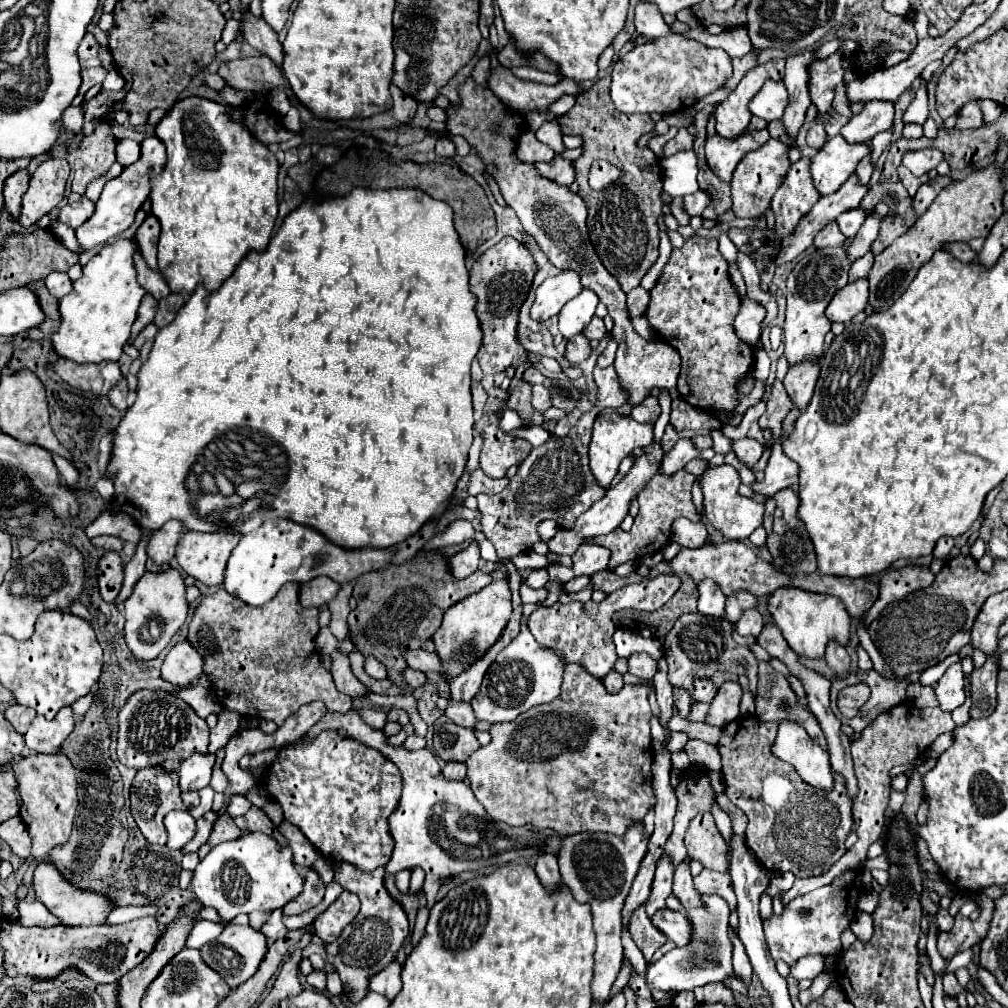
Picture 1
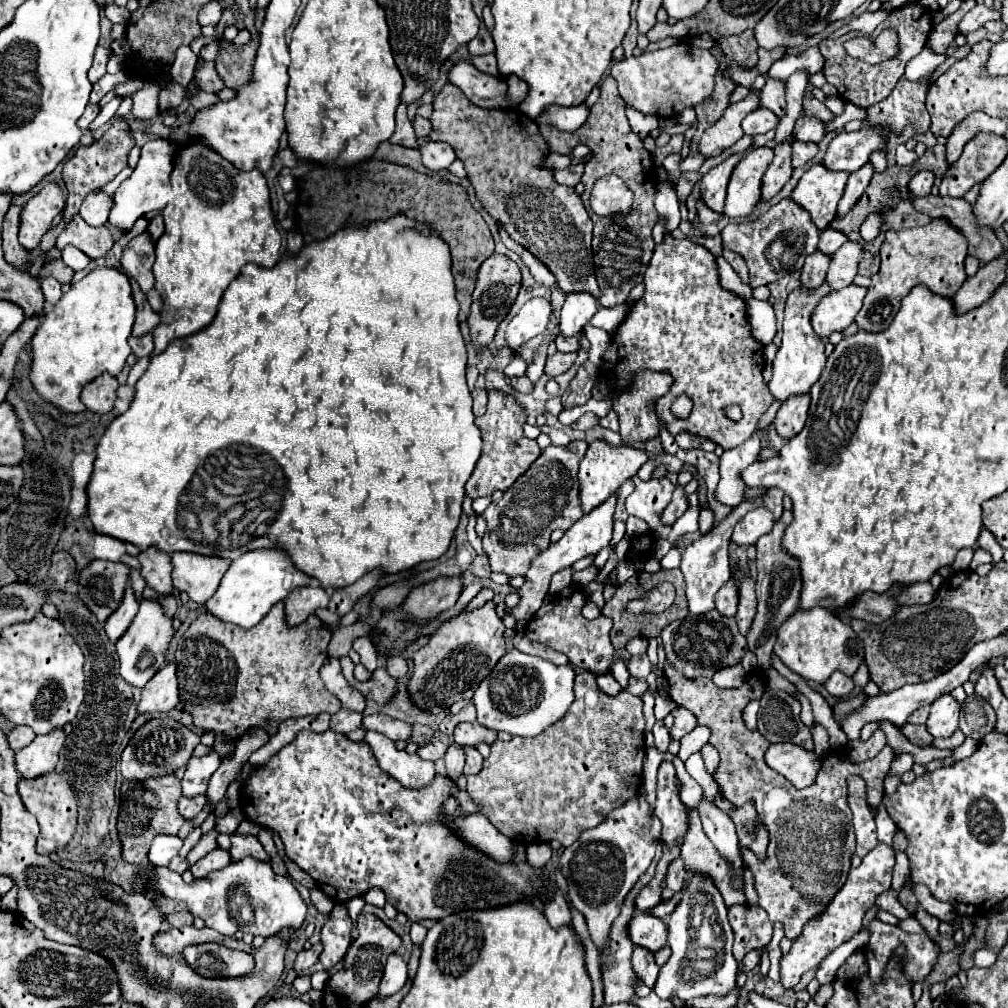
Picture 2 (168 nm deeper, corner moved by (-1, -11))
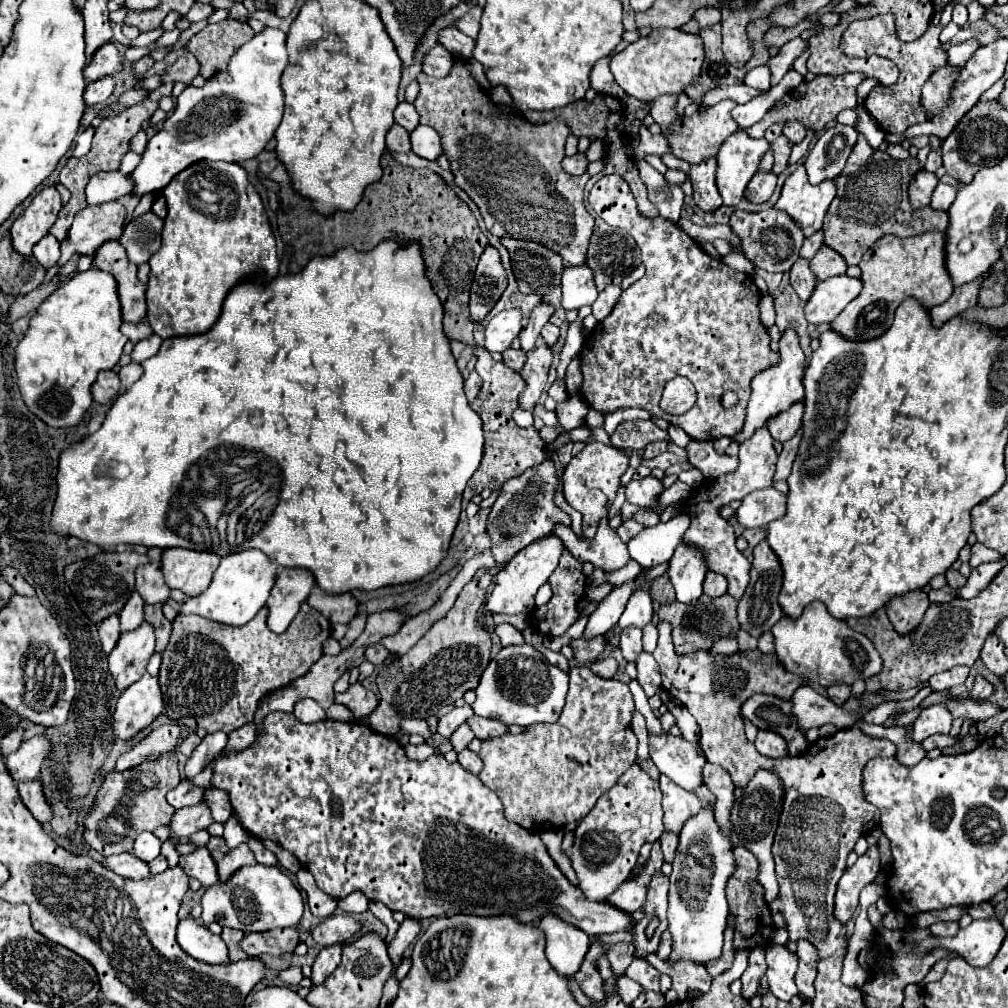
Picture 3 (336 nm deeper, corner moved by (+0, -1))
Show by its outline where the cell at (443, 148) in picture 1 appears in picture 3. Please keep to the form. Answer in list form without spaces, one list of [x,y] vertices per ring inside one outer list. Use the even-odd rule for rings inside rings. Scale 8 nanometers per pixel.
[[[417,126],[411,132],[411,150],[417,156],[435,162],[443,154],[443,150],[441,150],[441,138],[439,138],[439,134],[433,128],[429,128],[429,126]]]

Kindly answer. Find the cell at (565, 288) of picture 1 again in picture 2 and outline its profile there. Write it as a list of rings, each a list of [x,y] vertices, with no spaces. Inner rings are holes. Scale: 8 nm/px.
[[[546,298],[528,300],[506,328],[506,346],[516,352],[524,342],[546,330],[550,316],[552,304]]]

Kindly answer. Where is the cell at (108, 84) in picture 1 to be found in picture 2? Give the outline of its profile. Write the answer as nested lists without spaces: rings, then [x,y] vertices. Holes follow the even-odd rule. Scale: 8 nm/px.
[[[118,96],[118,98],[114,98],[112,102],[108,102],[108,104],[100,110],[100,114],[98,114],[98,118],[96,118],[96,124],[92,124],[92,126],[90,126],[90,130],[92,130],[92,132],[94,132],[94,130],[98,130],[100,126],[104,126],[104,124],[106,124],[114,114],[116,114],[116,110],[118,110],[118,106],[120,106],[120,100],[122,100],[122,98]]]

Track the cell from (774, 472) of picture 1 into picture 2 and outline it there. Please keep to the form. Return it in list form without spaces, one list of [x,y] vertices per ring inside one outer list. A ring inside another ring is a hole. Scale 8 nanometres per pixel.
[[[762,496],[758,500],[750,500],[750,502],[742,502],[738,508],[734,508],[730,512],[728,518],[724,518],[722,522],[718,522],[718,526],[714,526],[708,534],[704,534],[702,538],[698,538],[696,542],[692,542],[690,546],[686,546],[682,550],[682,574],[686,580],[686,600],[688,600],[688,610],[690,614],[698,616],[702,612],[708,612],[714,608],[714,596],[716,592],[722,588],[722,584],[726,584],[726,580],[732,578],[730,574],[730,562],[728,562],[728,544],[730,544],[730,534],[734,524],[752,508],[762,506]]]

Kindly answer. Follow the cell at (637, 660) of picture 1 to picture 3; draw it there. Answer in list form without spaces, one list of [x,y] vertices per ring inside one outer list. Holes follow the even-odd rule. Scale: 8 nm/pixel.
[[[631,626],[621,632],[619,636],[619,648],[623,650],[623,658],[627,662],[637,662],[637,656],[643,652],[643,642],[641,642],[641,630]]]

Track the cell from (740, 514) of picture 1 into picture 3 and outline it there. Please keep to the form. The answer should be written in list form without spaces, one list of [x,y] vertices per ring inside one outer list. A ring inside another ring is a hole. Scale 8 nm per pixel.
[[[775,488],[757,490],[741,500],[741,506],[735,512],[737,522],[743,528],[767,526],[785,514],[785,502],[787,498]]]

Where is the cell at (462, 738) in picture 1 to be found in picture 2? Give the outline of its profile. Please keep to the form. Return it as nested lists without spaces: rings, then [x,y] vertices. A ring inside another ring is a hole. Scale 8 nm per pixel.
[[[468,746],[466,748],[466,766],[464,766],[464,774],[470,776],[470,774],[478,774],[482,770],[482,756],[476,748]]]

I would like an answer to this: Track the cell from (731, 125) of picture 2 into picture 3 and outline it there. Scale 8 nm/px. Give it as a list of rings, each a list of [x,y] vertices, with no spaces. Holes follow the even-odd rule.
[[[723,100],[723,102],[715,104],[715,106],[709,106],[703,114],[697,112],[697,114],[693,114],[693,116],[689,116],[689,118],[677,120],[677,122],[673,124],[673,128],[671,128],[671,138],[667,140],[667,142],[671,144],[673,154],[675,154],[677,158],[689,162],[689,164],[699,164],[699,162],[707,160],[707,158],[715,156],[715,154],[719,152],[721,144],[723,144],[735,130],[739,130],[737,122],[735,122],[733,116],[731,116],[731,110],[733,110],[735,106],[737,106],[737,102],[733,102],[733,100]]]

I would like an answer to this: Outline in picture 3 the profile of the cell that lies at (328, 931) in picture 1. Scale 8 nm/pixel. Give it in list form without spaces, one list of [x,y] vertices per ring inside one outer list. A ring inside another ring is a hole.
[[[341,942],[333,944],[333,946],[325,946],[317,958],[315,958],[315,964],[313,964],[313,974],[311,974],[311,980],[313,980],[313,986],[325,982],[325,978],[339,966],[341,962]]]

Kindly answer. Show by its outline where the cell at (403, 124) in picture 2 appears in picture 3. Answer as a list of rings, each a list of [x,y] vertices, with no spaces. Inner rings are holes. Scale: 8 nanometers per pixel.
[[[393,124],[393,128],[387,132],[387,148],[395,152],[409,152],[411,150],[409,132],[403,126]]]

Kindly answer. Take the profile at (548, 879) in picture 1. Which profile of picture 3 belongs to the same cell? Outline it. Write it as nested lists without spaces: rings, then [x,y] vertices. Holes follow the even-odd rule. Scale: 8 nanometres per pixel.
[[[545,914],[539,926],[547,934],[545,952],[551,966],[555,966],[557,972],[561,974],[573,976],[579,970],[589,950],[589,944],[591,944],[589,936],[577,930],[575,926],[571,926],[569,922],[563,922],[563,918],[559,918],[557,914]]]

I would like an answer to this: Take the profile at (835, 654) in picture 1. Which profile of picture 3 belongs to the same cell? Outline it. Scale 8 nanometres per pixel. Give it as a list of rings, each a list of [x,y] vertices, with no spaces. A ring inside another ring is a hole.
[[[833,684],[833,686],[827,688],[827,694],[829,694],[829,698],[835,704],[843,704],[851,696],[851,686],[847,686],[847,684]]]

